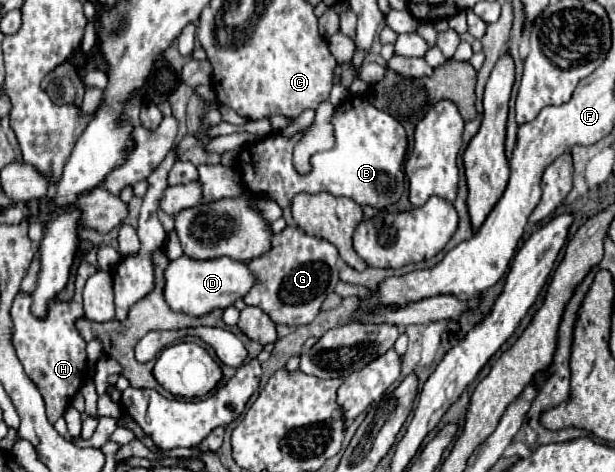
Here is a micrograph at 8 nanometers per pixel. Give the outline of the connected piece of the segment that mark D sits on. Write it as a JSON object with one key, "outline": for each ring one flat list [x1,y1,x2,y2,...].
{"outline":[[182,255,168,263,164,271,164,279,166,279,166,287,164,287,166,303,174,311,182,311,192,317,200,317,212,309,230,307,236,299,242,299,254,285,254,277,248,271,248,267,240,261,232,261,230,257,200,261,200,259,190,259,188,255]]}

